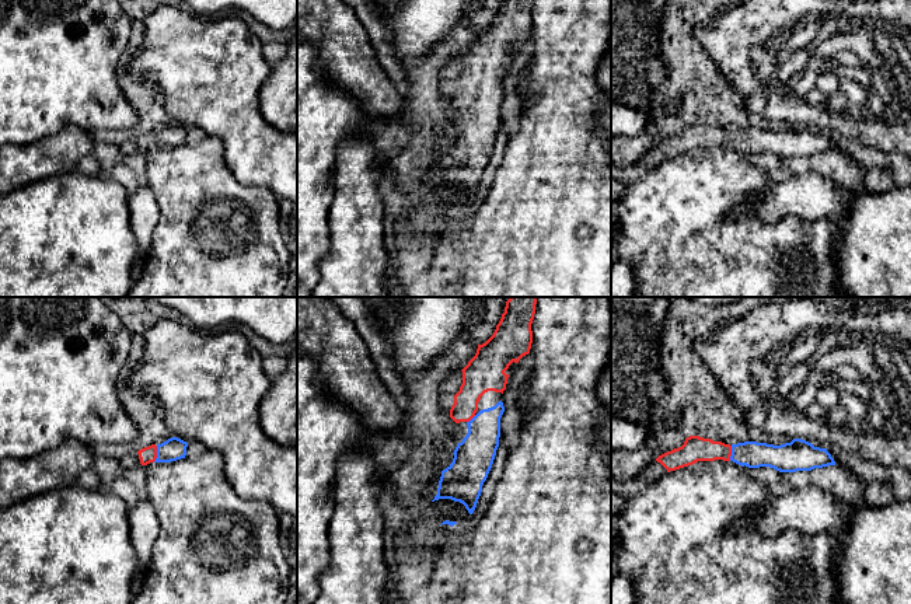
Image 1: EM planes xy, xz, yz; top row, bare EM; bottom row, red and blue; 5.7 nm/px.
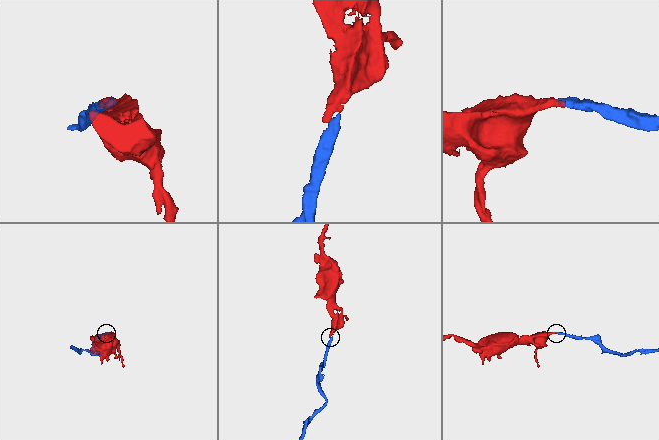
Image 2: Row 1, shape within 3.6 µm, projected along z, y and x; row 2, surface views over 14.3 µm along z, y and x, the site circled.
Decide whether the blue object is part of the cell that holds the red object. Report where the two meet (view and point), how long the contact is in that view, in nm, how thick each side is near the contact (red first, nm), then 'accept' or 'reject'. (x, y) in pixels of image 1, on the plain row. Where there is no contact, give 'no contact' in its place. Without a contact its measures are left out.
meets red in xy at (156, 140); contact 100 nm long; 90 nm thick on the red side, 130 nm on the other; accept

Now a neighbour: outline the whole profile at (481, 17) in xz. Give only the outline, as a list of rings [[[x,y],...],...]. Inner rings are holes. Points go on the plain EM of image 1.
[[[482,0],[479,7],[472,8],[468,13],[467,21],[477,31],[482,31],[493,21],[500,4],[502,4],[502,0]]]

